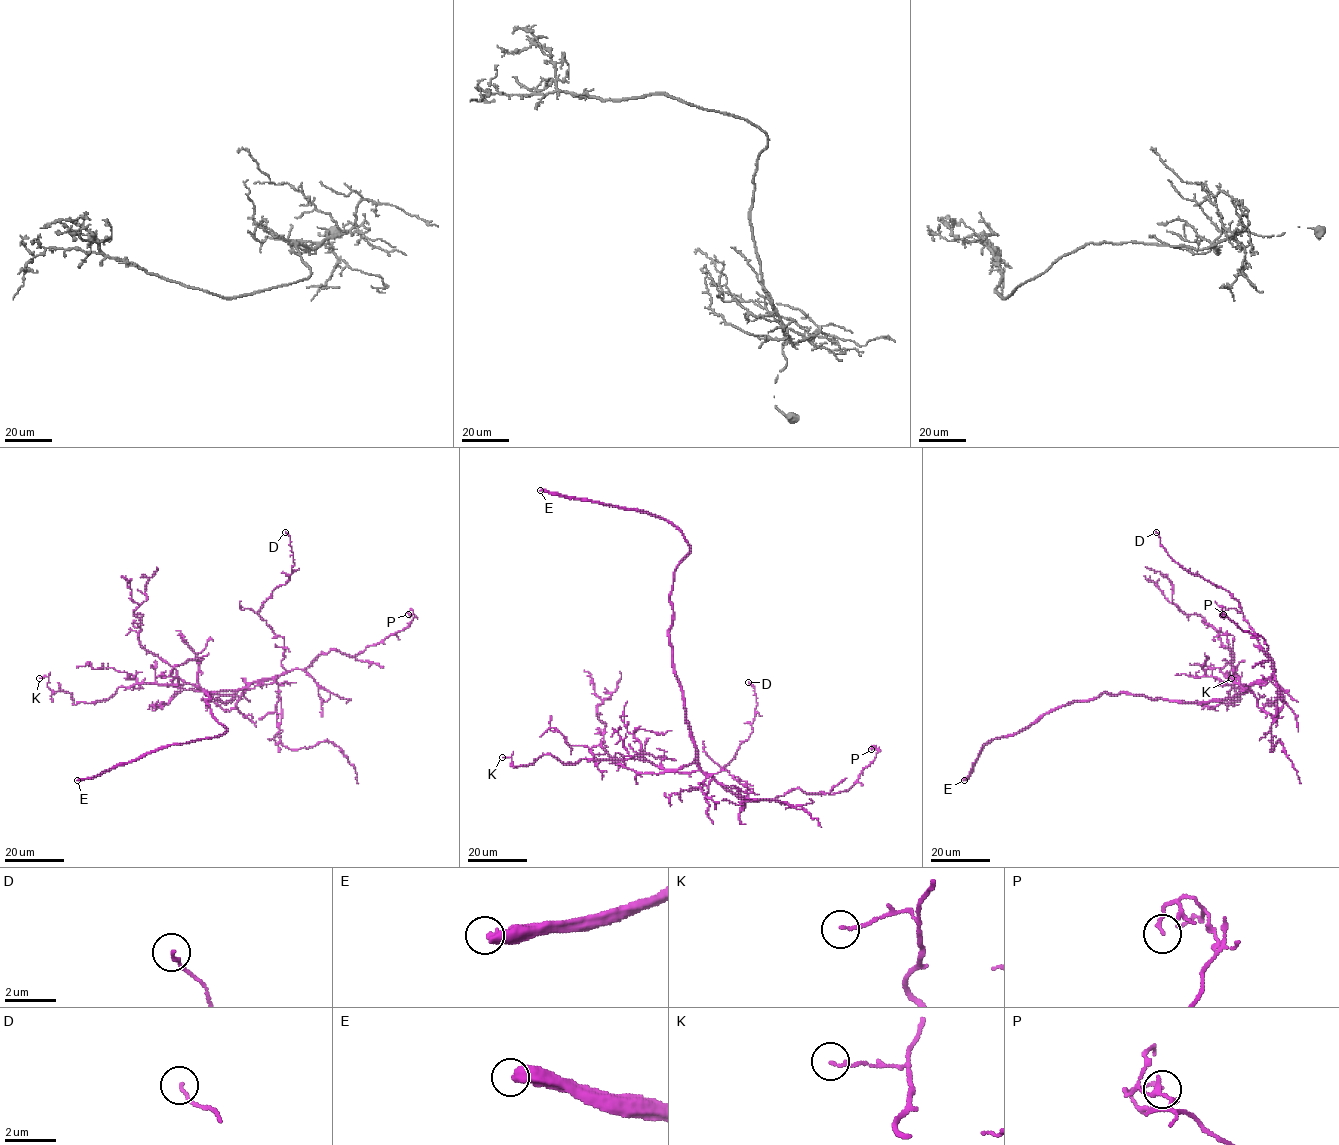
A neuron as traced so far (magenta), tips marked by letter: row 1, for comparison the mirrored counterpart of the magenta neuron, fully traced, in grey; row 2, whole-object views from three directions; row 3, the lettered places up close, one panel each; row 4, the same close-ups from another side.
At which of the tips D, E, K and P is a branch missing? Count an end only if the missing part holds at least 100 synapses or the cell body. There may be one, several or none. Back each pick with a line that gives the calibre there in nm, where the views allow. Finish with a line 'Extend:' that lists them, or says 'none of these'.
E: 440 nm thick
Extend: E

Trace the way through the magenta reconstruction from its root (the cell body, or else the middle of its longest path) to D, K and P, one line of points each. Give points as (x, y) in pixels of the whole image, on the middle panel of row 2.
D: (685, 700), (685, 720), (701, 769), (748, 799), (747, 783), (721, 769), (752, 731), (757, 702), (748, 682)
K: (685, 700), (696, 759), (669, 772), (638, 773), (611, 760), (564, 764), (549, 754), (514, 766), (502, 757)
P: (685, 700), (701, 769), (752, 801), (794, 789), (847, 791), (874, 760), (877, 749), (871, 749)

